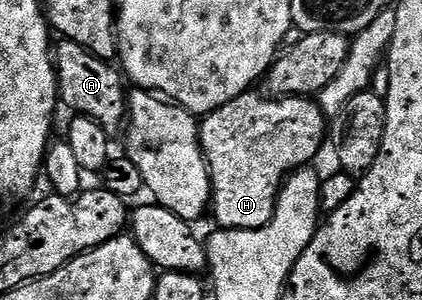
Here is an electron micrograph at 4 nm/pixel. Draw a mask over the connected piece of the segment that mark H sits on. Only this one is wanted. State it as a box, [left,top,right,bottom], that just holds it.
[200,92,328,230]

